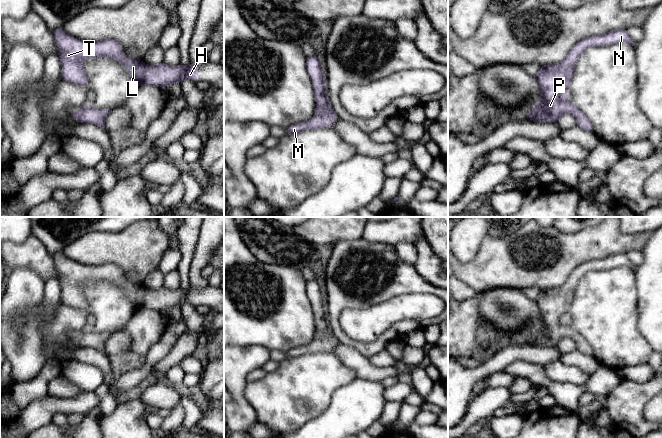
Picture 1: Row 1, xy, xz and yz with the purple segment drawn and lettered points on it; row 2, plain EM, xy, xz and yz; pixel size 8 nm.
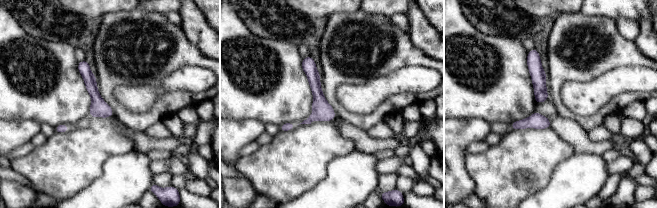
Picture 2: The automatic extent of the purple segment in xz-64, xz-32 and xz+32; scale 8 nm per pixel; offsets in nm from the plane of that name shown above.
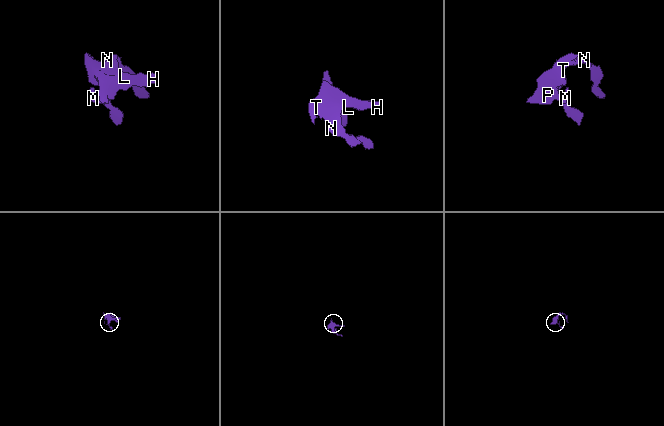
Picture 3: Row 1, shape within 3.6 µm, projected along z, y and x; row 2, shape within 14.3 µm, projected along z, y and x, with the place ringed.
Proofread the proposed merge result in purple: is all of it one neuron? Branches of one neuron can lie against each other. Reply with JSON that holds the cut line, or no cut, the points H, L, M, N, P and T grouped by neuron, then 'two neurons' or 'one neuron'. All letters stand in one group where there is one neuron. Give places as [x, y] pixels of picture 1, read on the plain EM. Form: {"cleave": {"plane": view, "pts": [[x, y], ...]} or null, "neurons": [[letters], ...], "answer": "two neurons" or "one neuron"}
{"cleave": null, "neurons": [["H", "L", "M", "N", "P", "T"]], "answer": "one neuron"}

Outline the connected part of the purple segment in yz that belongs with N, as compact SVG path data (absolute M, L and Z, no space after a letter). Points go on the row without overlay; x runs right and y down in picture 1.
M613 254L580 264L560 287L540 290L535 302L541 319L539 325L528 335L528 344L556 347L561 339L571 338L581 353L593 356L593 349L588 341L566 321L567 313L573 302L578 283L587 272L607 270L618 266L626 266L635 270L627 254Z

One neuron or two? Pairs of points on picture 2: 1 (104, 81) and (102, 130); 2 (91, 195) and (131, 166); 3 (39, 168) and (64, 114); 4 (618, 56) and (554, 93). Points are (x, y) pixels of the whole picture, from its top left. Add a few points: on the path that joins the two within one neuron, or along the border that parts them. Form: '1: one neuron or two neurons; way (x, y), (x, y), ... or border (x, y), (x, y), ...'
1: two neurons; border (113, 115), (123, 124)
2: one neuron; way (101, 195), (121, 176)
3: two neurons; border (89, 116), (80, 124), (70, 128)
4: one neuron; way (600, 61), (589, 70), (570, 70), (565, 75)

